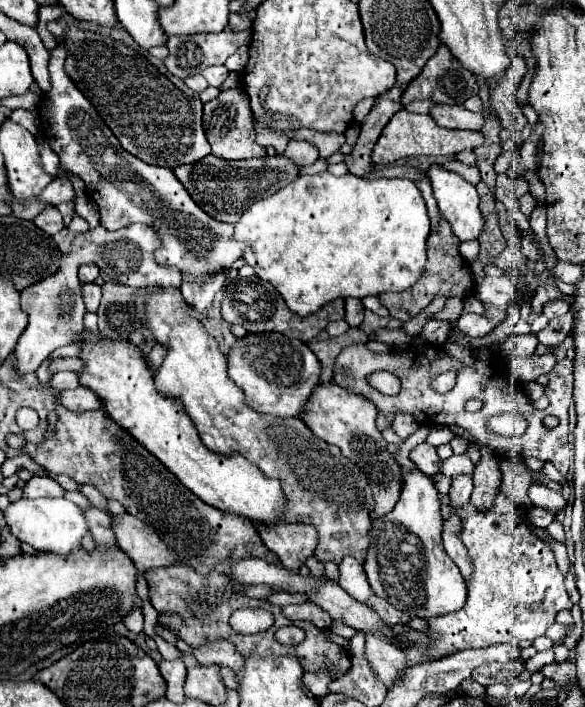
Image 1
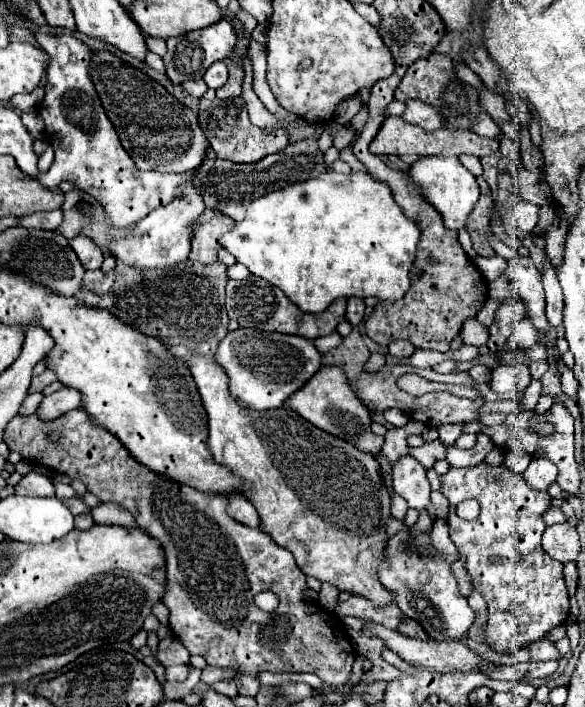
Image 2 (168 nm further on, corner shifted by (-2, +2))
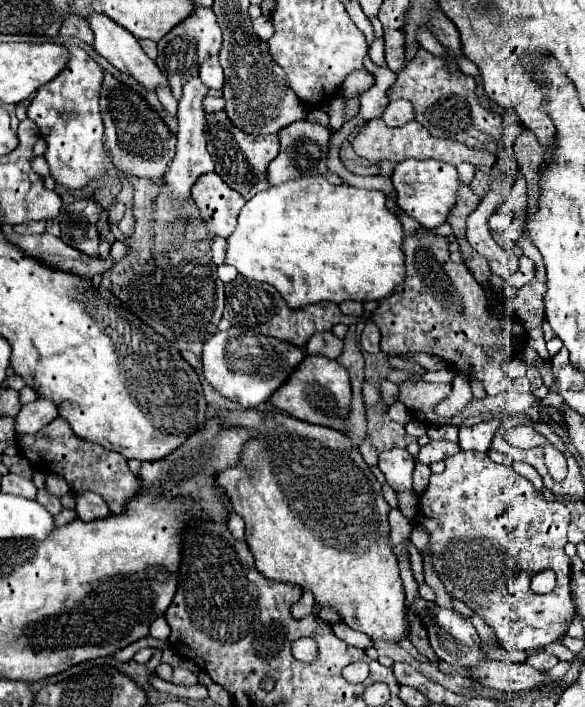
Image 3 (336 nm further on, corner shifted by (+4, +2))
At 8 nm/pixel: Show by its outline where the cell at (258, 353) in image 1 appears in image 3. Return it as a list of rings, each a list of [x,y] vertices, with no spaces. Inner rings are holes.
[[[230,328],[226,332],[216,332],[202,350],[202,366],[206,380],[228,400],[244,406],[256,408],[292,376],[296,366],[306,358],[306,352],[294,344],[278,342],[272,336],[252,334],[240,328]]]

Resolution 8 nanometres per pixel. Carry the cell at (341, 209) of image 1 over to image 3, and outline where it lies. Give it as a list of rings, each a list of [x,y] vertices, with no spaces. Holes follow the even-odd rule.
[[[304,176],[304,178],[296,178],[278,186],[270,186],[264,192],[258,192],[252,200],[248,200],[244,204],[244,208],[240,210],[238,216],[238,226],[236,230],[228,236],[228,250],[226,250],[226,264],[234,266],[242,276],[258,280],[258,282],[268,282],[270,286],[274,286],[282,298],[288,302],[290,308],[304,308],[308,304],[320,304],[324,300],[330,302],[344,302],[344,300],[382,300],[386,296],[390,296],[404,280],[404,252],[402,252],[402,224],[400,220],[386,208],[386,194],[380,190],[362,190],[362,188],[354,188],[350,184],[340,184],[334,186],[330,184],[326,178],[322,176]]]

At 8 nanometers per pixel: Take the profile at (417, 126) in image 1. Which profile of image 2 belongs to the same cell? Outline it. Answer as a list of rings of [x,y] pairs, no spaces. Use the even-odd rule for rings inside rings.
[[[388,116],[382,124],[382,128],[378,130],[376,138],[370,142],[370,152],[372,154],[396,154],[396,156],[404,156],[404,154],[416,154],[416,156],[460,156],[460,154],[472,154],[472,156],[490,156],[494,152],[498,152],[498,142],[494,138],[484,138],[478,136],[474,132],[460,132],[460,130],[450,130],[450,128],[440,128],[434,132],[426,132],[420,126],[412,126],[408,122],[404,122],[400,116]]]

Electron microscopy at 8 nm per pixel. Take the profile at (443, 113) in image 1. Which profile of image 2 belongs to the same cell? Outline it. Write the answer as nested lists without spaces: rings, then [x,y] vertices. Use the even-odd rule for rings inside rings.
[[[406,100],[406,110],[404,110],[402,118],[424,130],[442,128],[442,120],[436,116],[436,110],[428,108],[428,104],[424,104],[420,100]]]

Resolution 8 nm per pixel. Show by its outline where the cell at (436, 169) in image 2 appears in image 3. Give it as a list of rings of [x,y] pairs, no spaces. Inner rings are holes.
[[[408,158],[394,168],[392,184],[396,188],[398,206],[410,218],[420,222],[424,228],[438,228],[448,220],[450,210],[456,204],[460,178],[458,178],[456,166],[452,166],[452,164],[444,164],[444,162],[434,160],[434,158],[428,158],[428,160]]]

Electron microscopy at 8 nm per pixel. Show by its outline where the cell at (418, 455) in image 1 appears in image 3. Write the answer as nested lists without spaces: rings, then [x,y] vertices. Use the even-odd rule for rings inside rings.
[[[430,440],[430,444],[420,448],[420,452],[416,456],[416,462],[422,462],[422,464],[440,462],[440,460],[444,460],[448,456],[458,454],[460,450],[459,444],[450,442],[450,440]]]

